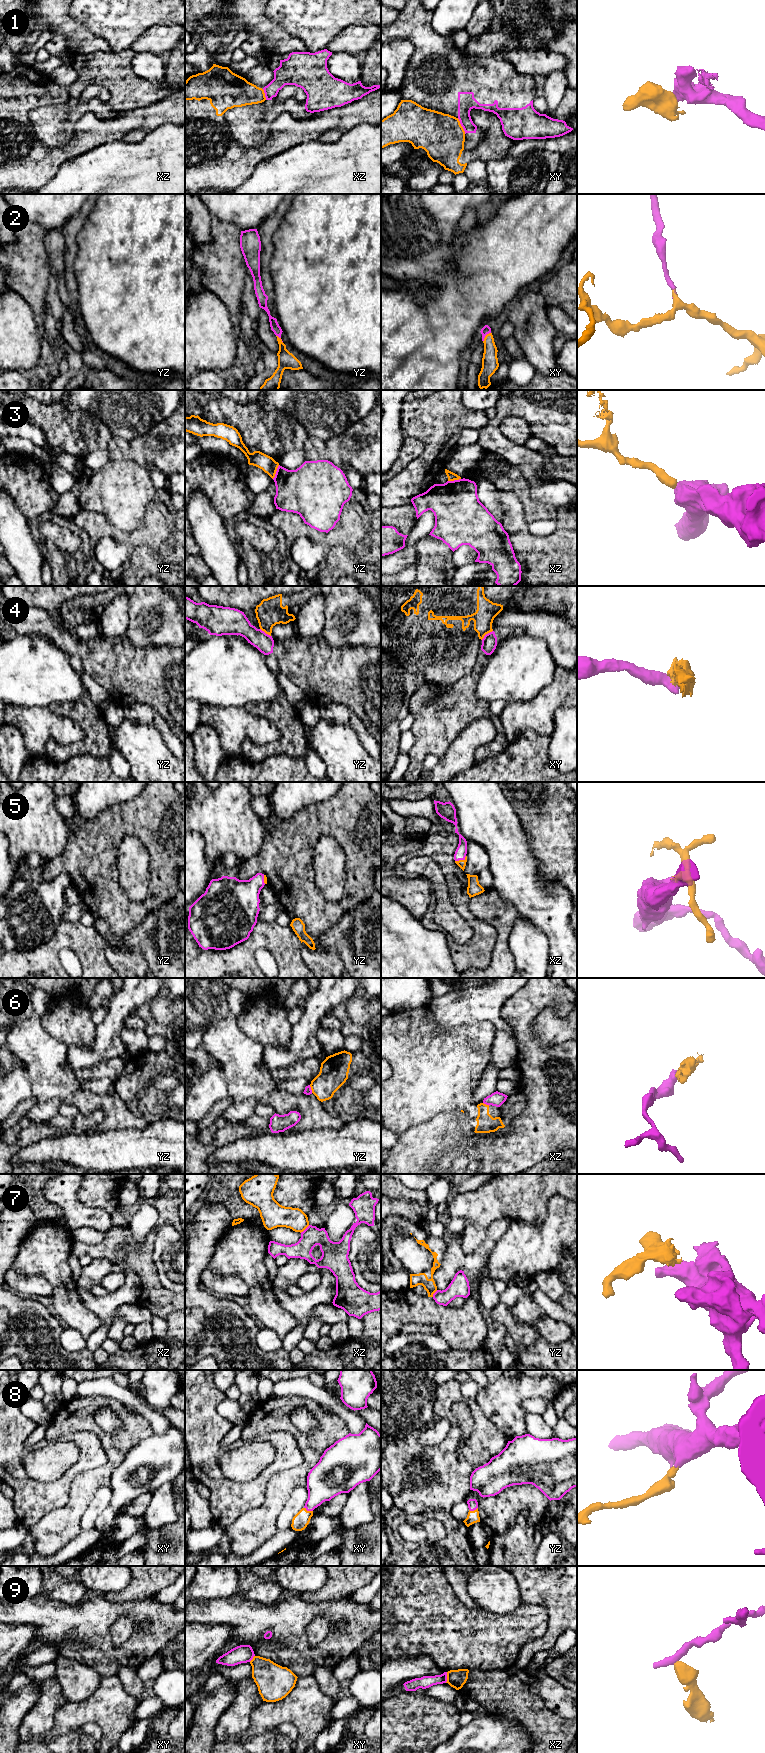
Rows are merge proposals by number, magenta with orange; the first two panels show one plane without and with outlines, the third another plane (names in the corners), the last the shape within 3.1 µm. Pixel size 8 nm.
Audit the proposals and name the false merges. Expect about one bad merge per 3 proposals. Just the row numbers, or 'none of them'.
1, 3, 4, 6, 7, 9

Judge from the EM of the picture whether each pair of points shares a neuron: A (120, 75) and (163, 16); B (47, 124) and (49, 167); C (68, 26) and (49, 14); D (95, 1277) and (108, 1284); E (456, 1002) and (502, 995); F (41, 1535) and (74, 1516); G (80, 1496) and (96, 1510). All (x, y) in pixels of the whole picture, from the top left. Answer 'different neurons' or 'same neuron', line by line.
A: different neurons
B: different neurons
C: same neuron
D: different neurons
E: same neuron
F: same neuron
G: different neurons

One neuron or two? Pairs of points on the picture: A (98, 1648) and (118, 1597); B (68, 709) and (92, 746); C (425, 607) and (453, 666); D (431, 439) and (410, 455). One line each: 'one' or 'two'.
A: two
B: one
C: one
D: two

